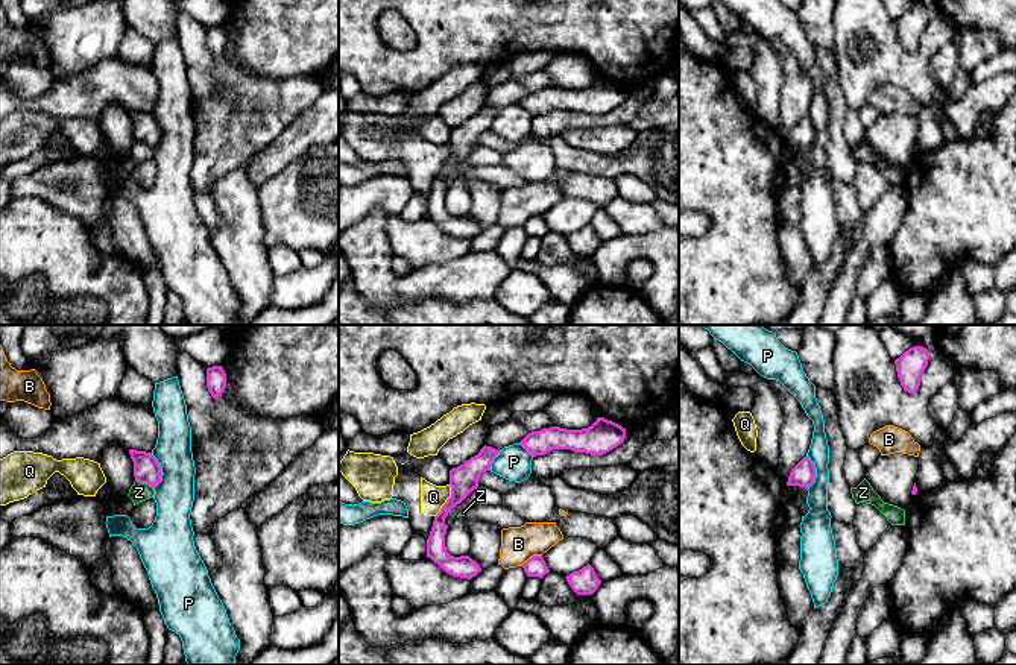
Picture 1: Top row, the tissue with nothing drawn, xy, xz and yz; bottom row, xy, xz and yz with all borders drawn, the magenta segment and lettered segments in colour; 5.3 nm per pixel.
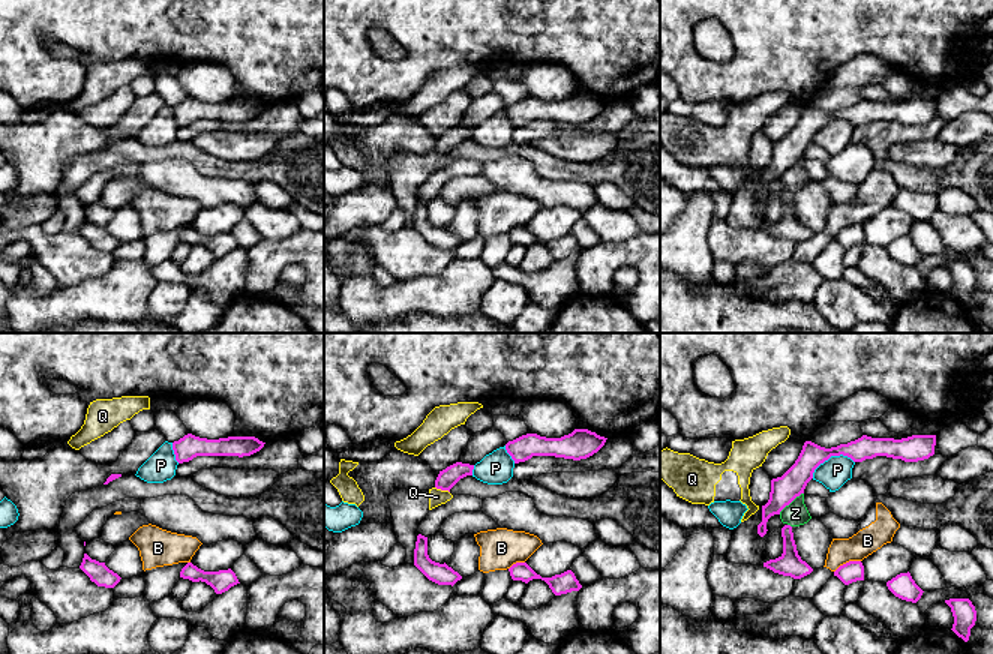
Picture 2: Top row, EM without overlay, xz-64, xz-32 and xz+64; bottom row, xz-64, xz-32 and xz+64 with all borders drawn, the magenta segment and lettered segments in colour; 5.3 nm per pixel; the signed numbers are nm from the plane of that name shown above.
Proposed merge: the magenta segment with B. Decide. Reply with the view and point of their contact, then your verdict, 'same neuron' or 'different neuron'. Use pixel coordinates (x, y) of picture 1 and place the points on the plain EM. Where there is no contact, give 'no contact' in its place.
contact xz (530, 217); different neuron

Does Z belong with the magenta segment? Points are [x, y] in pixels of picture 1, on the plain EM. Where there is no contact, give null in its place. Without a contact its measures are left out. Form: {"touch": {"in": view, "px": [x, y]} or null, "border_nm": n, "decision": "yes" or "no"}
{"touch": {"in": "xy", "px": [145, 141]}, "border_nm": 110, "decision": "no"}

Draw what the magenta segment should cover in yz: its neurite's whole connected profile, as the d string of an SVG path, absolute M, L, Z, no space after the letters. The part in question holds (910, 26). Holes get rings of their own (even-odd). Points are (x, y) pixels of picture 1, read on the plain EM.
M913 6L895 20L901 46L908 53L916 53L920 46L920 36L928 26L931 12L923 6Z

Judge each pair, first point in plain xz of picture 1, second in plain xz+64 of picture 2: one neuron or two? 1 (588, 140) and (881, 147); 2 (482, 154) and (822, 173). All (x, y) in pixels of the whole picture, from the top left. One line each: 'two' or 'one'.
1: two
2: one

